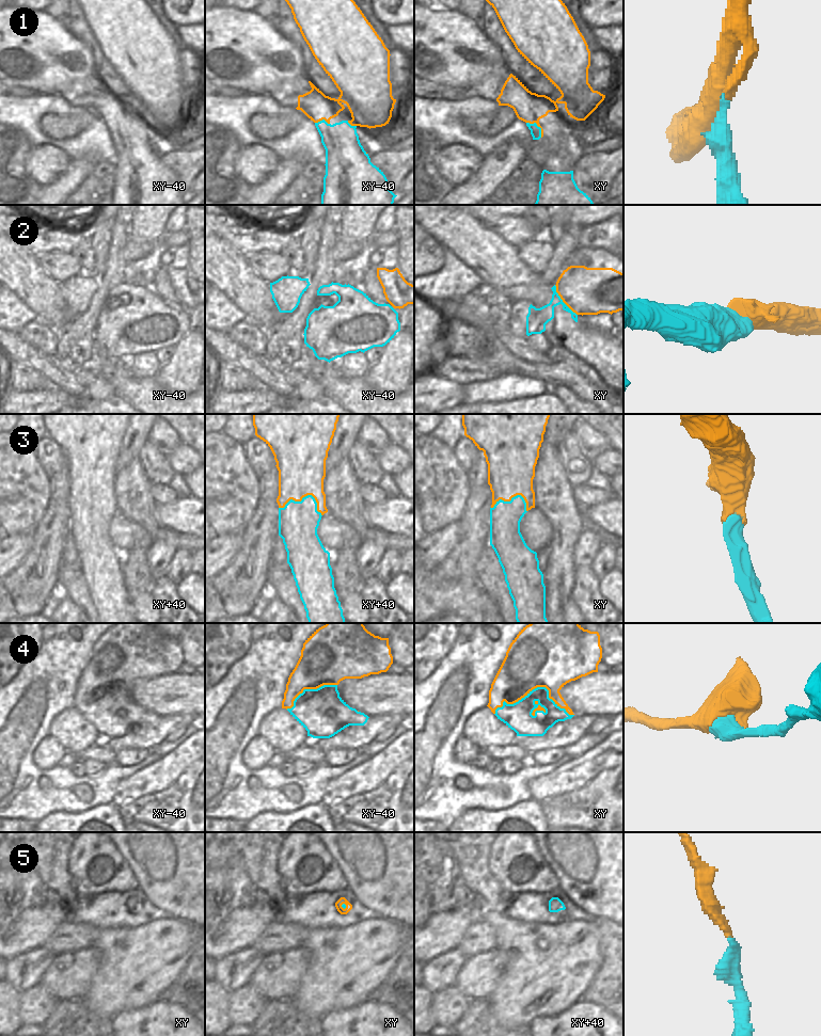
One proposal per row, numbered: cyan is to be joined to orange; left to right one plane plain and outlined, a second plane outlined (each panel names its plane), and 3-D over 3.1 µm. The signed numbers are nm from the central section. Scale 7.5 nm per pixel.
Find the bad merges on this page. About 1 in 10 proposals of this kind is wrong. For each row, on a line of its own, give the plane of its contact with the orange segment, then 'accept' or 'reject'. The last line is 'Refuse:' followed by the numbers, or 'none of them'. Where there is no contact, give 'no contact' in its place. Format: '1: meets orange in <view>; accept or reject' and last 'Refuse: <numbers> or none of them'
1: meets orange in xy; accept
2: meets orange in xy; accept
3: meets orange in xy+40; accept
4: meets orange in xy; accept
5: meets orange in xy; accept
Refuse: none of them

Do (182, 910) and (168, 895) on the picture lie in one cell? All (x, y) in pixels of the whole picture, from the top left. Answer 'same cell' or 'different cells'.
same cell

